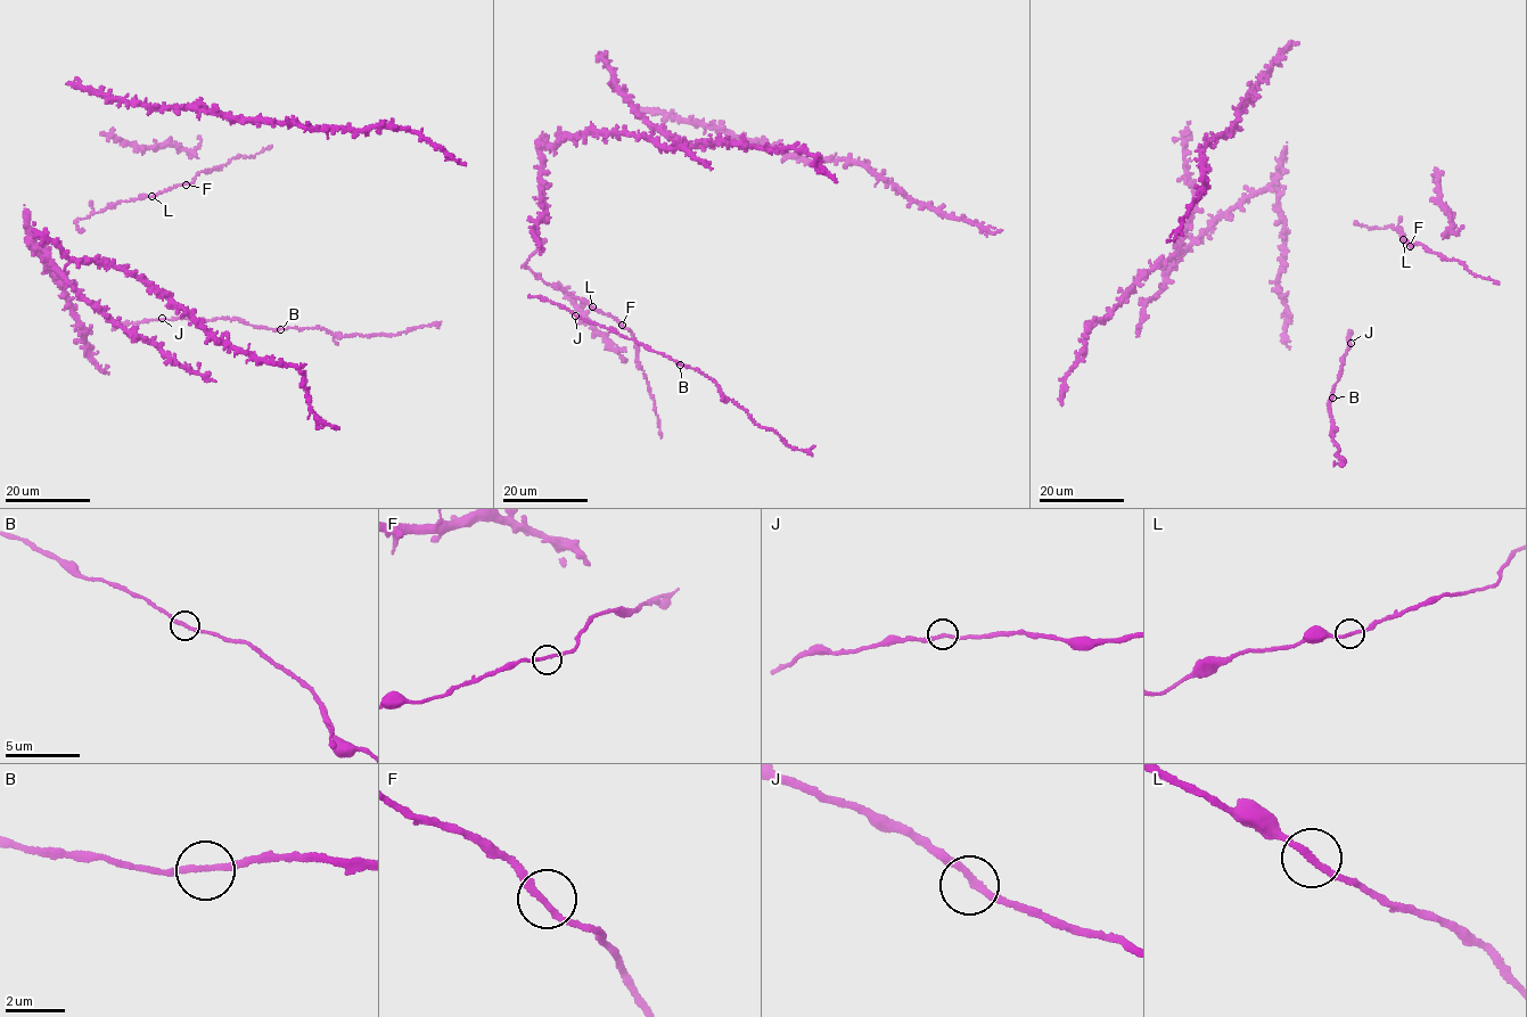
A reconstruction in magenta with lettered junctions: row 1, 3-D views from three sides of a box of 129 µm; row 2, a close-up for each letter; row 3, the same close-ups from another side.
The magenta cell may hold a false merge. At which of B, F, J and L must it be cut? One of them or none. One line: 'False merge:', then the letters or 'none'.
False merge: none

